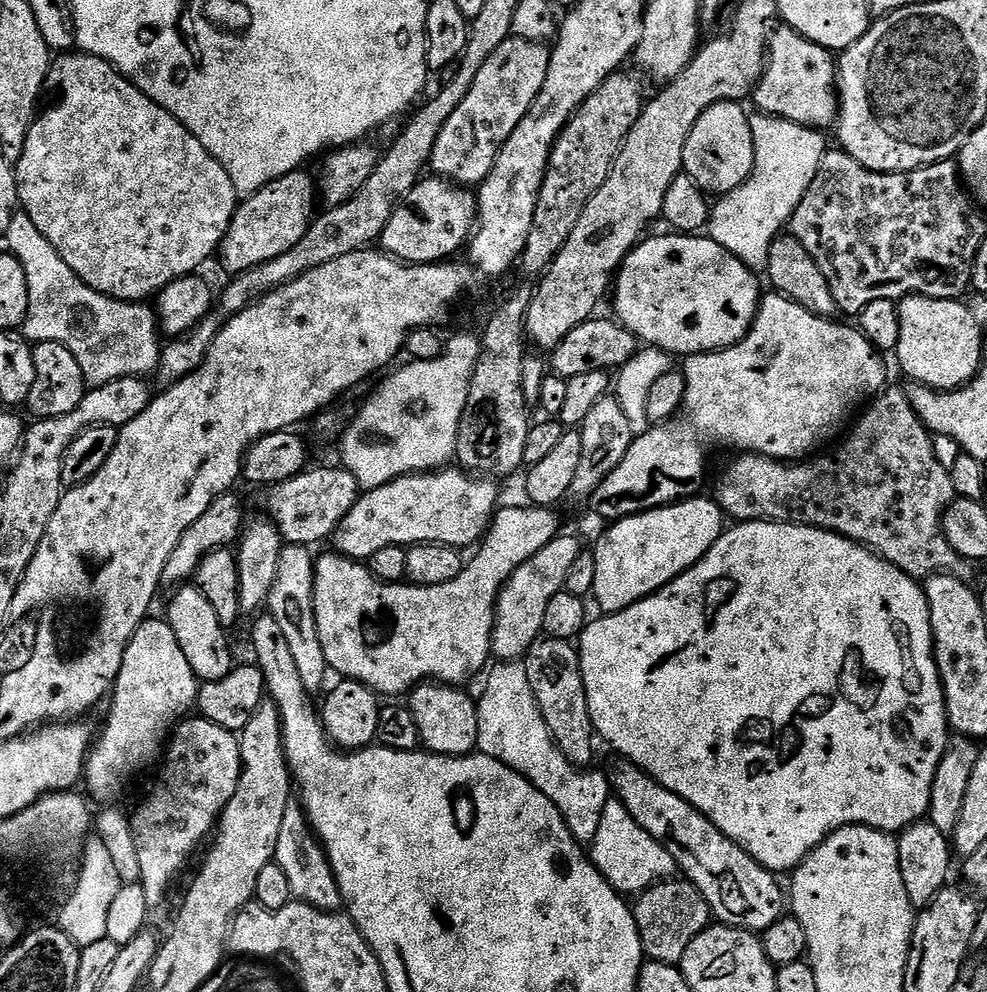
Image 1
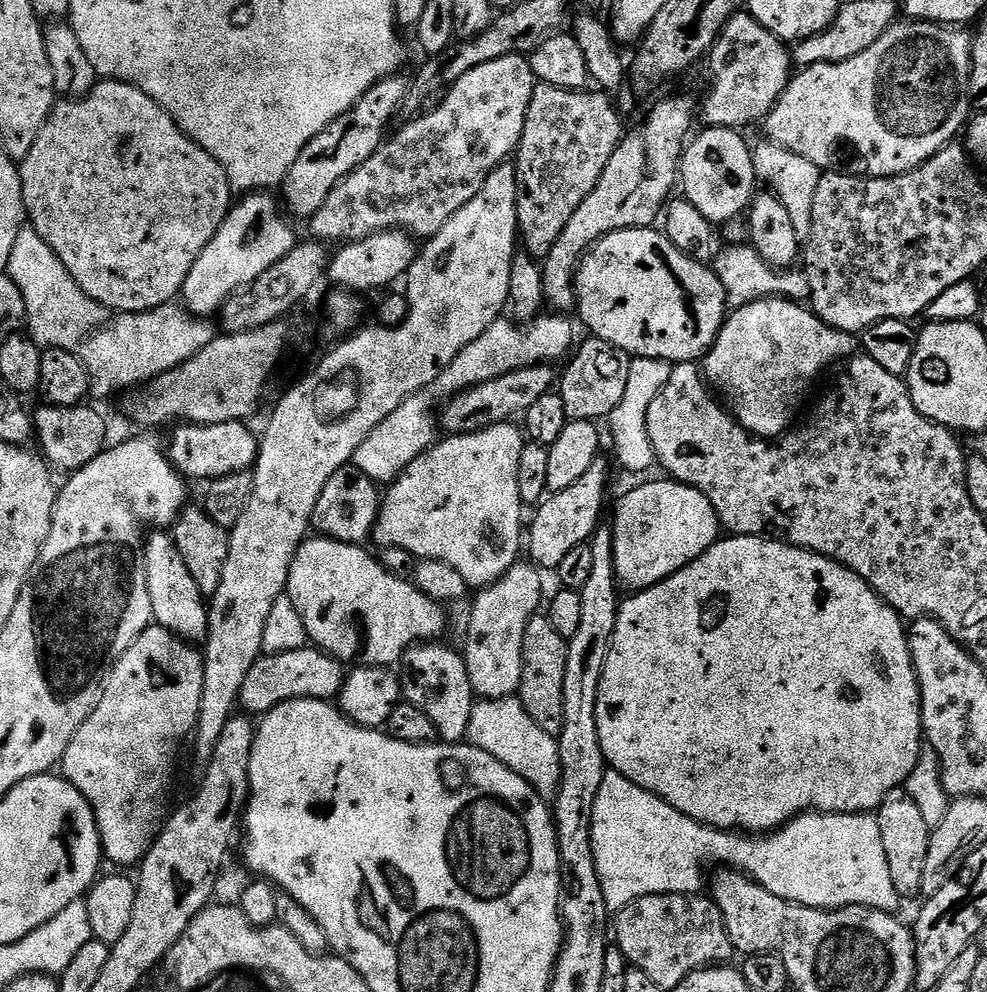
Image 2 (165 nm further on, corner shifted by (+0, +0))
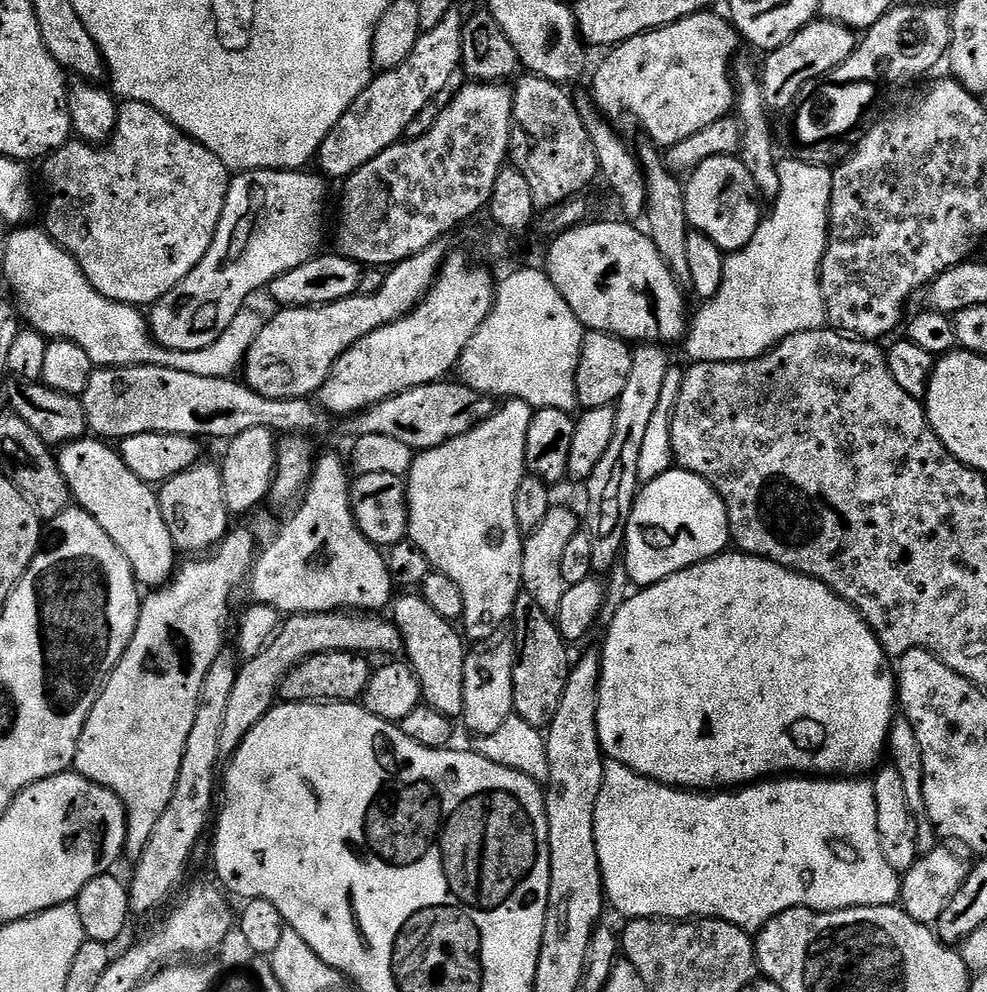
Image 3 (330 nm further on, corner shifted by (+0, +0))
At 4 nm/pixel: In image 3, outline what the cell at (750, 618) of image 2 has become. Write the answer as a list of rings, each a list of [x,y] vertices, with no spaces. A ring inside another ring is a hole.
[[[728,550],[712,560],[678,570],[678,574],[670,574],[670,578],[651,584],[649,588],[640,588],[637,593],[613,614],[600,658],[596,721],[600,746],[608,760],[618,761],[647,780],[657,780],[670,788],[685,790],[731,790],[777,774],[856,778],[868,774],[868,771],[871,773],[881,763],[880,752],[882,756],[887,749],[892,722],[898,716],[894,664],[874,630],[860,617],[860,611],[834,594],[830,586],[813,576],[803,576],[800,572],[784,568],[778,562],[747,556],[739,550]]]

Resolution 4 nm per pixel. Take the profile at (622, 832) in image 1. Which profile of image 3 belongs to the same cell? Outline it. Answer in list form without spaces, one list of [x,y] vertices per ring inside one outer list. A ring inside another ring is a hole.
[[[616,760],[604,766],[602,790],[598,794],[594,814],[594,834],[598,846],[600,873],[604,879],[604,895],[624,918],[637,920],[725,920],[749,934],[760,929],[778,914],[791,908],[812,908],[816,912],[833,912],[843,908],[869,908],[895,905],[900,900],[901,873],[890,870],[878,842],[878,806],[874,802],[874,786],[868,778],[765,778],[731,790],[685,790],[670,788],[657,780],[637,776],[634,770]]]

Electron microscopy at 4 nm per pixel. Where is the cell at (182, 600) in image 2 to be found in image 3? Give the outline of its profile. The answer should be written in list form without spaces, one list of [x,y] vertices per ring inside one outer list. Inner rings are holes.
[[[85,438],[63,445],[58,459],[73,501],[85,508],[94,522],[114,538],[114,546],[126,554],[137,584],[155,590],[169,583],[178,567],[178,549],[170,538],[170,530],[166,530],[157,489],[130,471],[119,451],[99,438]]]

